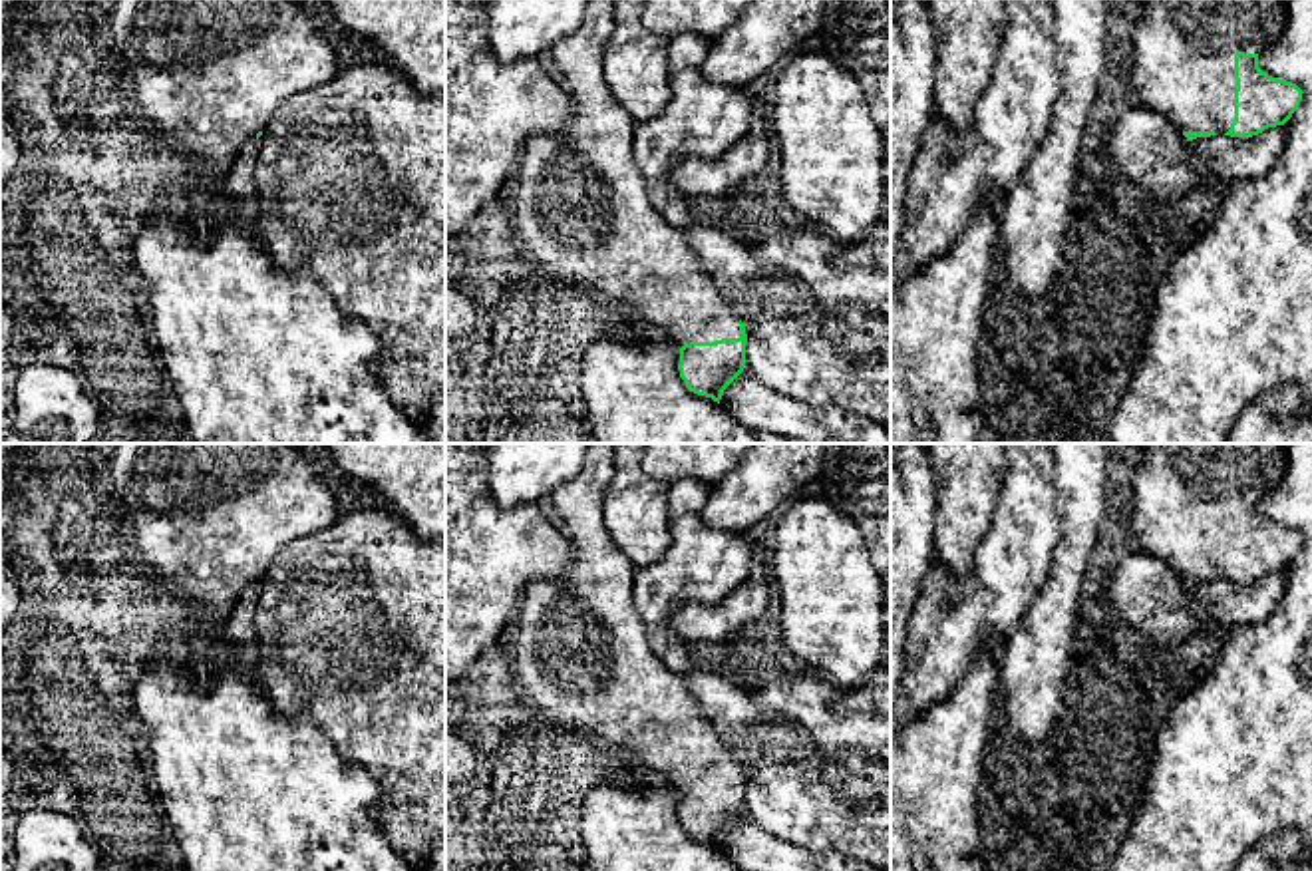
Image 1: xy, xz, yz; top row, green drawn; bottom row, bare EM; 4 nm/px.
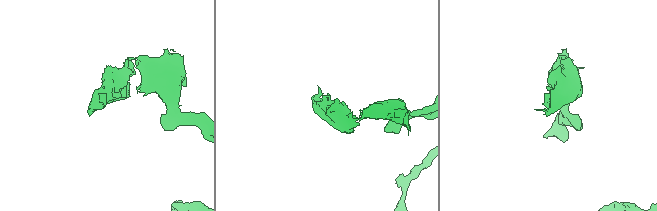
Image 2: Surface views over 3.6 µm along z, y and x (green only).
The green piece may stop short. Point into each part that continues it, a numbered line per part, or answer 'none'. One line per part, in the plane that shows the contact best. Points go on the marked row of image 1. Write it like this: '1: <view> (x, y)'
1: yz (1183, 50)

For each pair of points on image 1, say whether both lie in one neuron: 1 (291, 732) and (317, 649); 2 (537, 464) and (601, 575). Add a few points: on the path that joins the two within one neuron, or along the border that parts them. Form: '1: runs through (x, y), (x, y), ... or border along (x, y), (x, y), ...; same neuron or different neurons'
1: border along (275, 708), (305, 712), (332, 744); different neurons
2: border along (583, 464), (549, 496); different neurons

